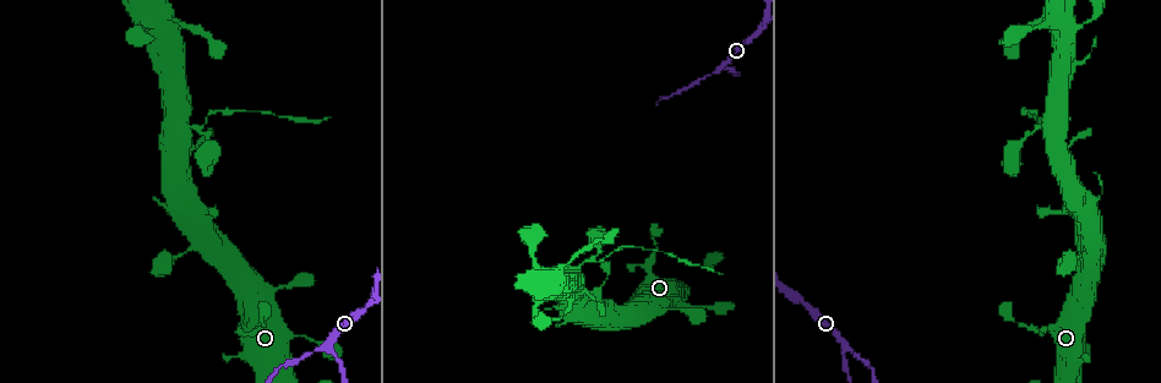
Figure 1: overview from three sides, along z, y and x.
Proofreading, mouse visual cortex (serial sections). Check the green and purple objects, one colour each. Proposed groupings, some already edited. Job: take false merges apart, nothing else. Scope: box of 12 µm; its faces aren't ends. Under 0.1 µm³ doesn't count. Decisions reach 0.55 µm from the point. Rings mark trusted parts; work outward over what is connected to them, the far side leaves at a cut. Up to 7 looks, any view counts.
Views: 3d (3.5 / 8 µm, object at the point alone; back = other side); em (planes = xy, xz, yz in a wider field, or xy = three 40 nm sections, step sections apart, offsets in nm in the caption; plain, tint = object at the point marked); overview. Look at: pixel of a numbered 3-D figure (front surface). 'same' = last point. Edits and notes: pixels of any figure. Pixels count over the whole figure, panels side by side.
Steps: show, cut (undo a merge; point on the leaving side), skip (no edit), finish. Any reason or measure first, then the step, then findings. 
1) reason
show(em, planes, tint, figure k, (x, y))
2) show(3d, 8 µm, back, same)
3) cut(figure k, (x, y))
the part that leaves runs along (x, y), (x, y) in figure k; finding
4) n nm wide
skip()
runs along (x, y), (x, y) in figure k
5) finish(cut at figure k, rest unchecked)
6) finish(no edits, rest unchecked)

three-way junction
show(3d, 3.5 µm, figure 1, (845, 345))

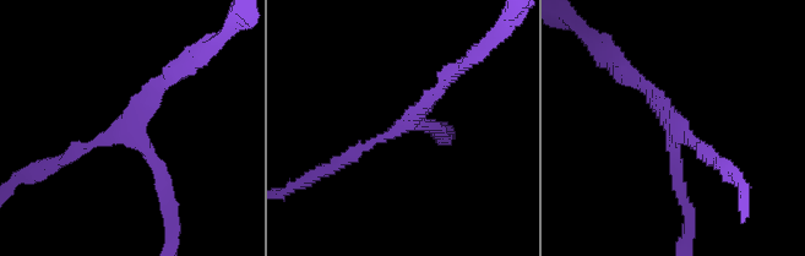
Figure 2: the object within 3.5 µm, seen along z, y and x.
now the EM
show(em, xy, step 5, tint, figure 2, (401, 128))

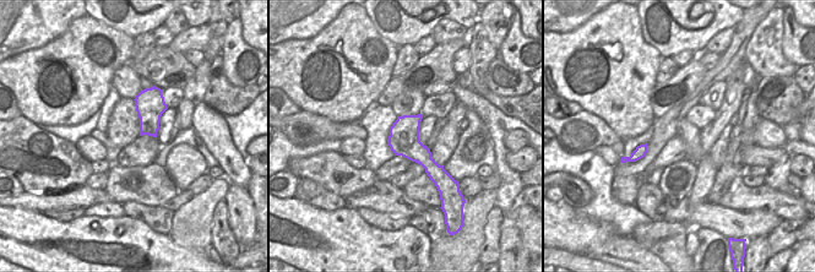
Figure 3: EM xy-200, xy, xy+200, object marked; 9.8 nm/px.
300 nm wide
skip()
runs along (170, 75), (118, 135), (65, 161) in figure 2; one cell here

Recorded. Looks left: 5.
a narrow waist
show(3d, 8 µm, figure 1, (195, 243))

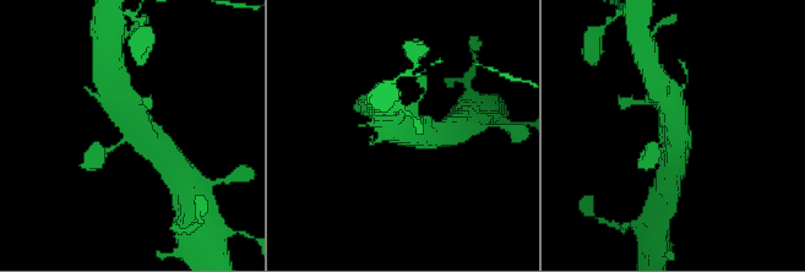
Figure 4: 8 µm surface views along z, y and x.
show(em, xy, step 3, tint, figure 4, (130, 134))

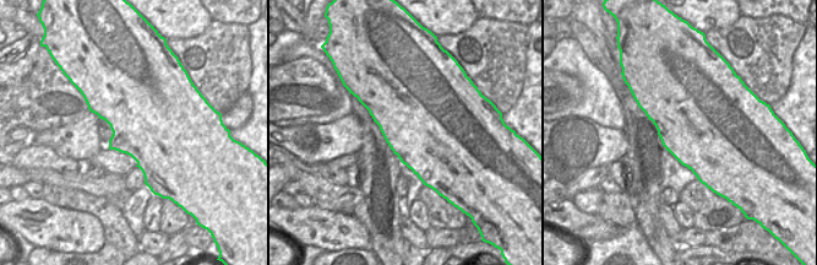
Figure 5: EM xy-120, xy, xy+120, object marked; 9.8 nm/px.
skip()
runs along (166, 153), (143, 132), (118, 97) in figure 4; continuous, no second cell

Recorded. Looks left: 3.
abrupt turn
show(3d, 3.5 µm, figure 1, (185, 128))

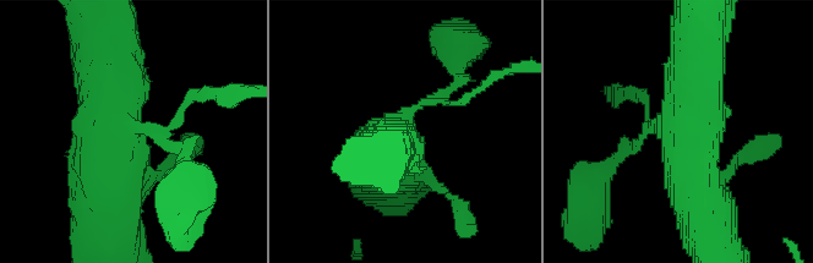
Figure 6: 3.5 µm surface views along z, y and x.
show(em, planes, tint, figure 6, (128, 127))

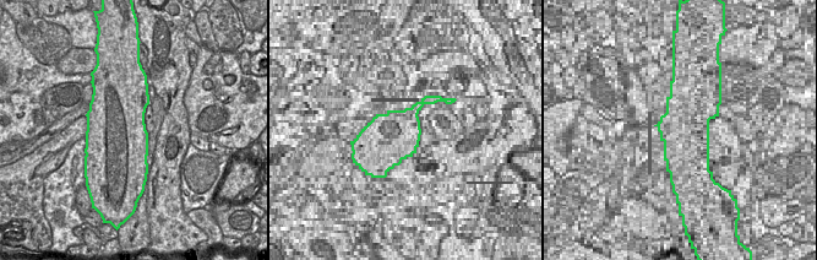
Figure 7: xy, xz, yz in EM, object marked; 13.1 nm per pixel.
skip()
continuous, no second cell

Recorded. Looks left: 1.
finish(no edits, rest unchecked)

